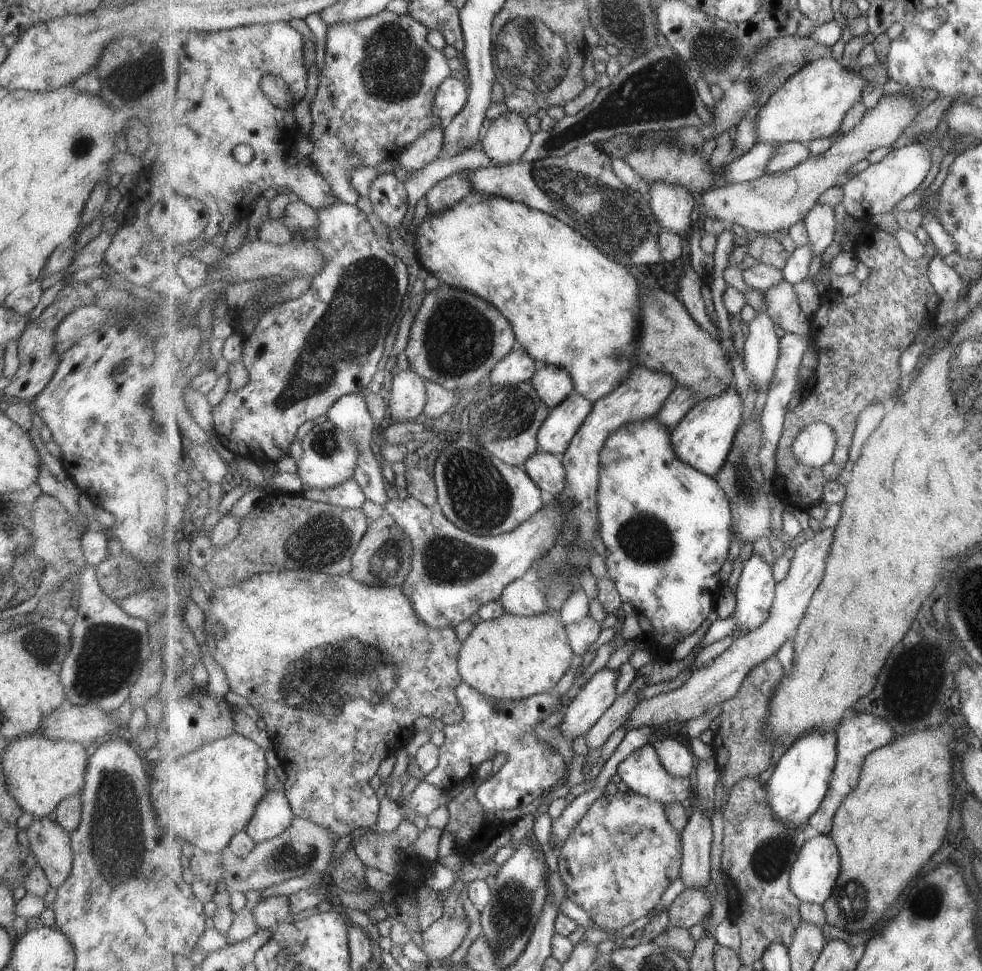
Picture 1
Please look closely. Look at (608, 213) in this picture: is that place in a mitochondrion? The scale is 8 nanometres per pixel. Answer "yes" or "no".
yes

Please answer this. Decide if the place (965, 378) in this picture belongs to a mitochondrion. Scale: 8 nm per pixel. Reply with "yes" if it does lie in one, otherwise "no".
yes

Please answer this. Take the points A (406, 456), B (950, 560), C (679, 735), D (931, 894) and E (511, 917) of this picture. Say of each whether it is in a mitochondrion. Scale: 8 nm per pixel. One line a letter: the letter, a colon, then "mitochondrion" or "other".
A: other
B: other
C: other
D: mitochondrion
E: mitochondrion

